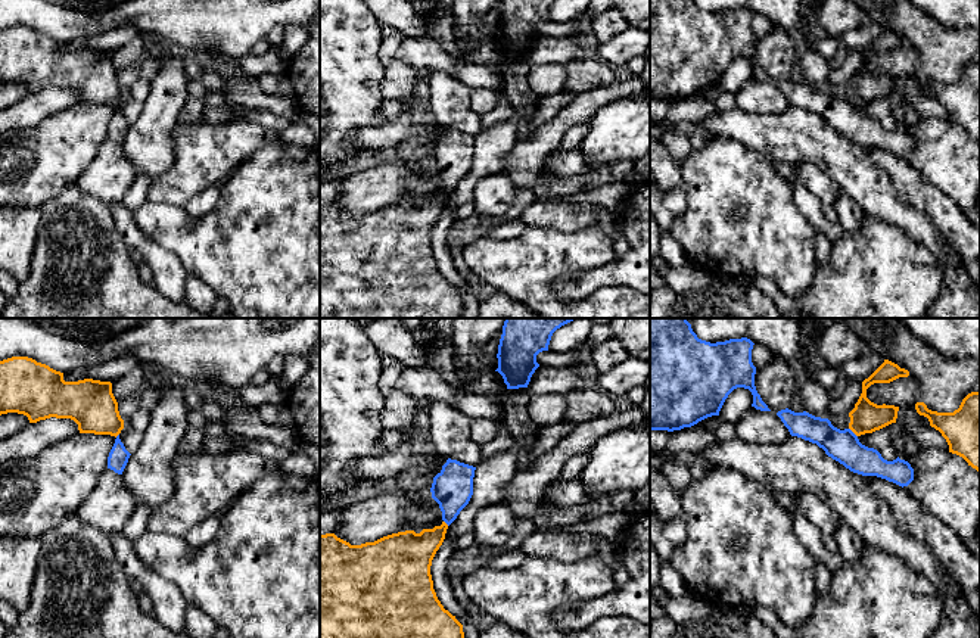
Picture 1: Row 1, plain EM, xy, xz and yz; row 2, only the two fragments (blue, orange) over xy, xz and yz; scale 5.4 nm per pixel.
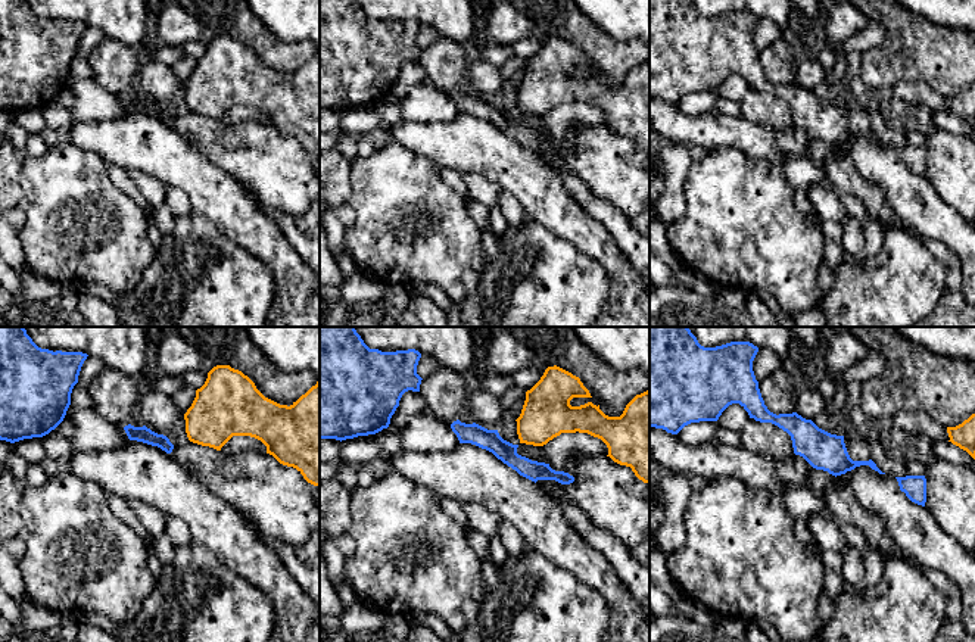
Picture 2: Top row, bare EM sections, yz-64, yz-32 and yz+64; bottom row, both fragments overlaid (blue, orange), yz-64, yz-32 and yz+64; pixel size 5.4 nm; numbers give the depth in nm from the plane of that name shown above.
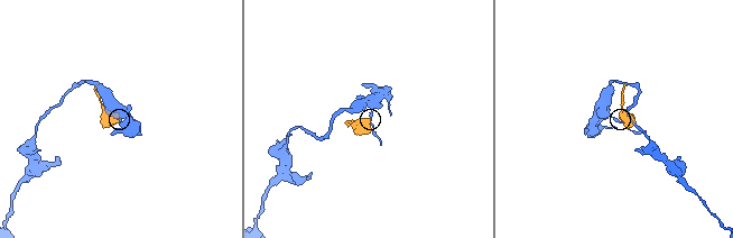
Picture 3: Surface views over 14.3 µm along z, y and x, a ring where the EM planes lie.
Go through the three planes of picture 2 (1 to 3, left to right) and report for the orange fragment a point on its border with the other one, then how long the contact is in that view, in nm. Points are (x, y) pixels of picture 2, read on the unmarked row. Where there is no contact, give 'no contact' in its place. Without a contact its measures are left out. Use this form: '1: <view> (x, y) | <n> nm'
1: no contact
2: no contact
3: no contact

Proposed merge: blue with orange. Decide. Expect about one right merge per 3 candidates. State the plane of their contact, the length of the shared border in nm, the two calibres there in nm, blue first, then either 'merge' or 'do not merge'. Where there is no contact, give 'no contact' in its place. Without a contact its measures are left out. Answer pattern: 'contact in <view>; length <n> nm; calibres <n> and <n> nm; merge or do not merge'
contact in yz; length 70 nm; calibres 180 and 170 nm; do not merge

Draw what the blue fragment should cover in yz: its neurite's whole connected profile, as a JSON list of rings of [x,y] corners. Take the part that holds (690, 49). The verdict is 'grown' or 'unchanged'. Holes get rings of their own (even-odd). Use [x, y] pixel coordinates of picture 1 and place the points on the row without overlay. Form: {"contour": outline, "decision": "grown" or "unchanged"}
{"contour": [[[650,0],[650,100],[681,100],[707,87],[719,85],[725,69],[737,57],[752,62],[752,77],[760,81],[771,81],[755,56],[753,15],[747,7],[710,13],[699,9],[693,0]]], "decision": "unchanged"}

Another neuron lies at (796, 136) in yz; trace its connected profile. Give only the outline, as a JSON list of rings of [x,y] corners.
[[[791,105],[781,113],[750,113],[740,108],[713,112],[687,130],[703,128],[774,161],[818,166],[865,215],[900,228],[940,259],[943,284],[921,318],[980,318],[980,286],[971,281],[962,261],[956,267],[948,261],[948,240],[897,194],[890,175],[868,159],[865,146],[850,141],[816,113]]]

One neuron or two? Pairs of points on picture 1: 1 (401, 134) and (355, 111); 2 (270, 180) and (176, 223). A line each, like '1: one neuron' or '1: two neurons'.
1: two neurons
2: one neuron

